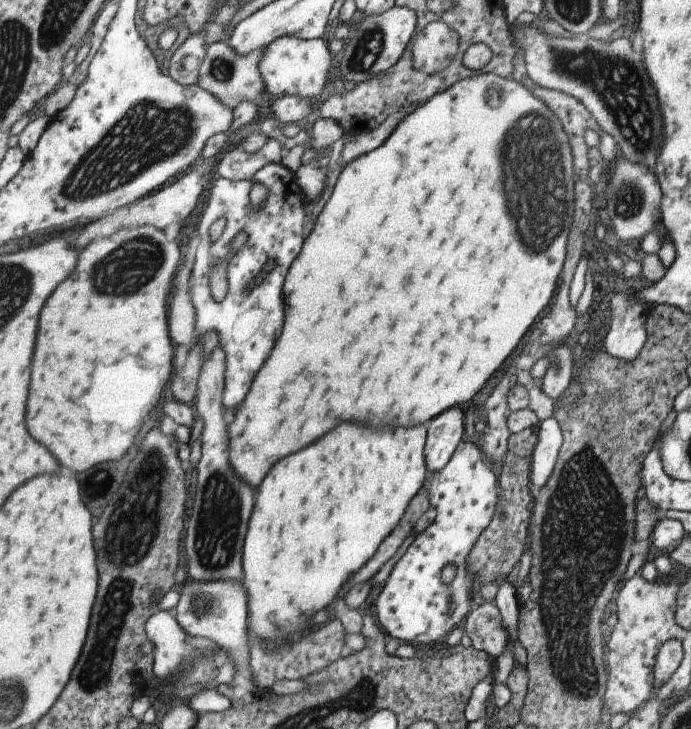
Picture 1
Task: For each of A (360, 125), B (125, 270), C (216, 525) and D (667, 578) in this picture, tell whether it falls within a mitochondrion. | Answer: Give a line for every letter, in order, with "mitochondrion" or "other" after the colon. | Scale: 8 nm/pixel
A: other
B: mitochondrion
C: mitochondrion
D: other

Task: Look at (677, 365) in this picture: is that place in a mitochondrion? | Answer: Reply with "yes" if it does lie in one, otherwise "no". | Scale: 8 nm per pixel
no

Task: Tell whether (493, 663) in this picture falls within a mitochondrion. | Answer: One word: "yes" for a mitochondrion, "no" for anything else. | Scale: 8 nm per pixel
no

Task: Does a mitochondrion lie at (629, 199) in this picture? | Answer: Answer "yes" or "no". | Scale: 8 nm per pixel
yes

